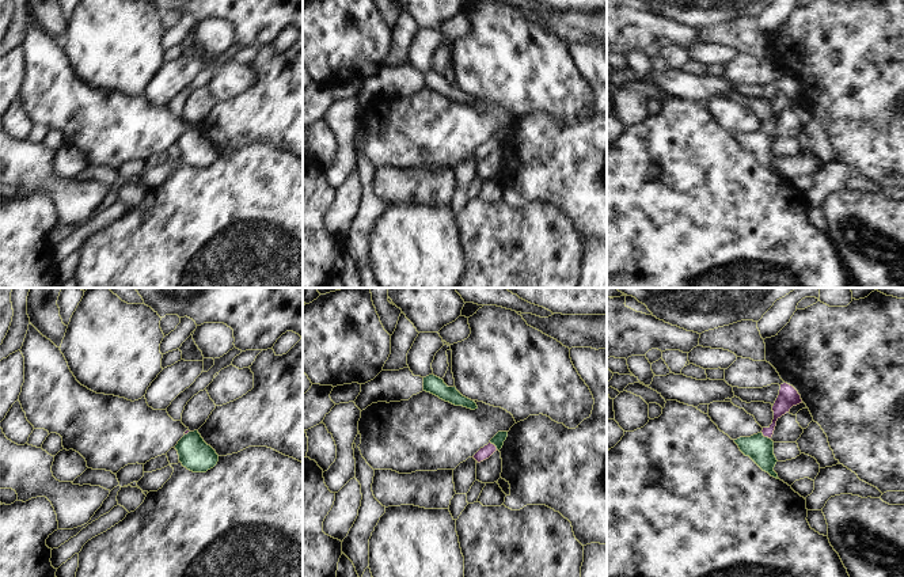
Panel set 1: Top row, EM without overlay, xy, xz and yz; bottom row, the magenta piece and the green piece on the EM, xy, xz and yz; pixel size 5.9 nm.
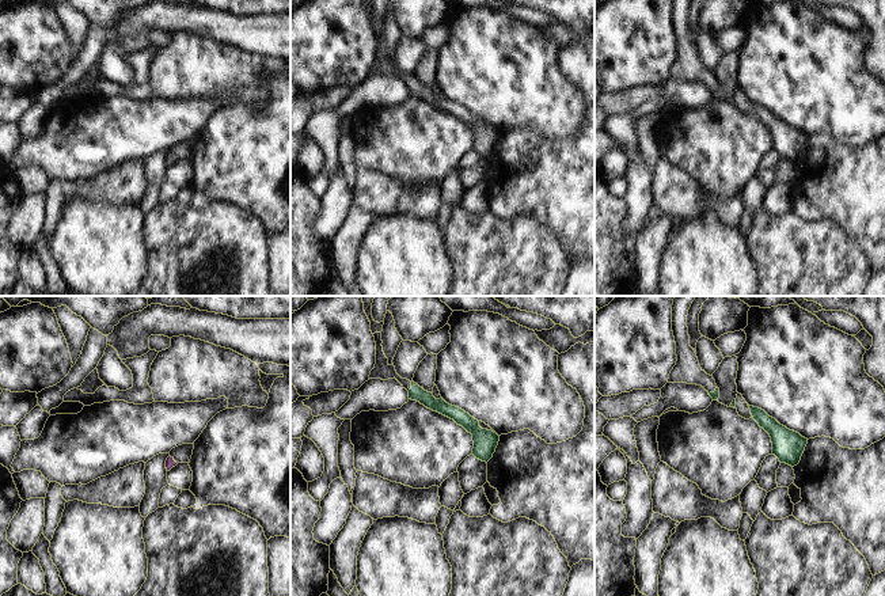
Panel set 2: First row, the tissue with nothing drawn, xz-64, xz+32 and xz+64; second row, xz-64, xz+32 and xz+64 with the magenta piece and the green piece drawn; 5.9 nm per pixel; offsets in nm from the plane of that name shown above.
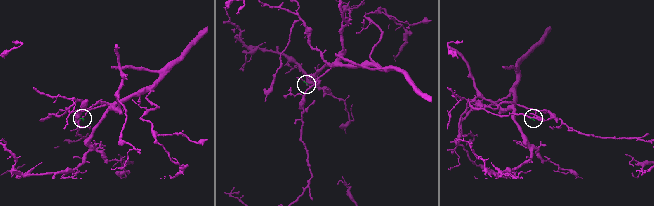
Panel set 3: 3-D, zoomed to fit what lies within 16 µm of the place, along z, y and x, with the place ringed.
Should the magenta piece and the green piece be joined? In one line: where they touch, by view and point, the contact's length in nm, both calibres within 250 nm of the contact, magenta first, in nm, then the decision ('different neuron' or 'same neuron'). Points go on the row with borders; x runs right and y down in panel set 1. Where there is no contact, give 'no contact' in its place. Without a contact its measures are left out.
contact yz (766, 436); length 80 nm; calibres 110 and 160 nm; different neuron

